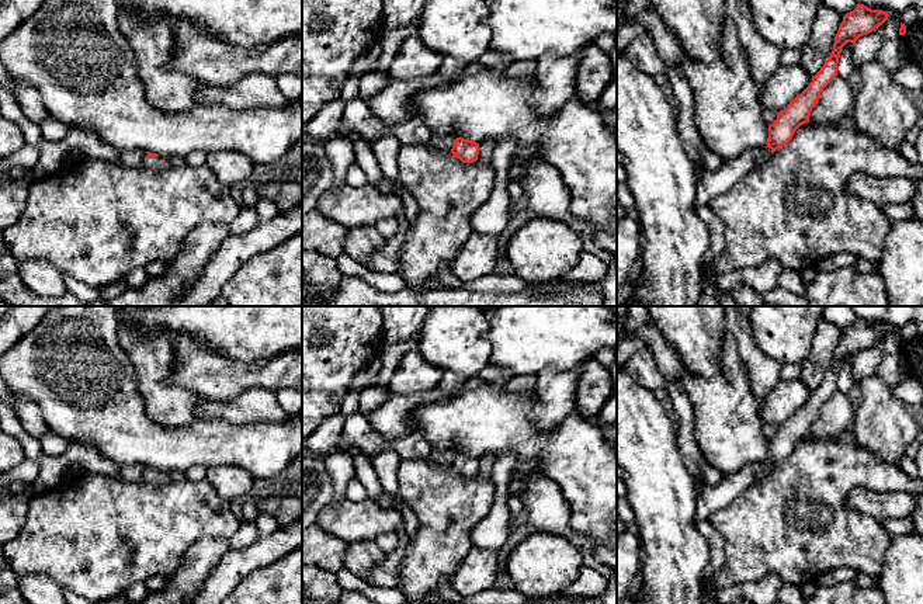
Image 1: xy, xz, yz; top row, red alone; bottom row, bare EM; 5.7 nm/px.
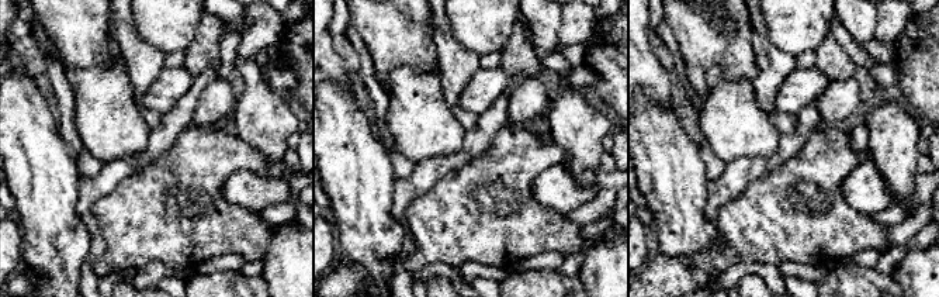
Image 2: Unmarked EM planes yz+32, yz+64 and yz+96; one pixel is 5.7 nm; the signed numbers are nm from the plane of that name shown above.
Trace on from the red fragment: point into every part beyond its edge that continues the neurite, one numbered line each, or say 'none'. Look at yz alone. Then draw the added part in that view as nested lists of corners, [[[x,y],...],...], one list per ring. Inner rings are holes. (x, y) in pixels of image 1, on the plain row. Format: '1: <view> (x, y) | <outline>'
1: yz (715, 497) | [[[766,459],[747,465],[731,475],[722,475],[716,485],[708,486],[697,493],[694,521],[707,521],[714,513],[731,504],[740,493],[766,476],[771,469],[771,464]]]

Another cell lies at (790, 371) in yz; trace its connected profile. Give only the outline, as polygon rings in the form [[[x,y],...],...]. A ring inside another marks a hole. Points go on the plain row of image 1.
[[[783,364],[780,376],[783,381],[799,379],[801,371],[802,364]]]

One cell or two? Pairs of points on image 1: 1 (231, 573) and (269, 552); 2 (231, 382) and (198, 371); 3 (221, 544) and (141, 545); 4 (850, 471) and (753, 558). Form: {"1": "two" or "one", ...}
{"1": "one", "2": "one", "3": "two", "4": "one"}

